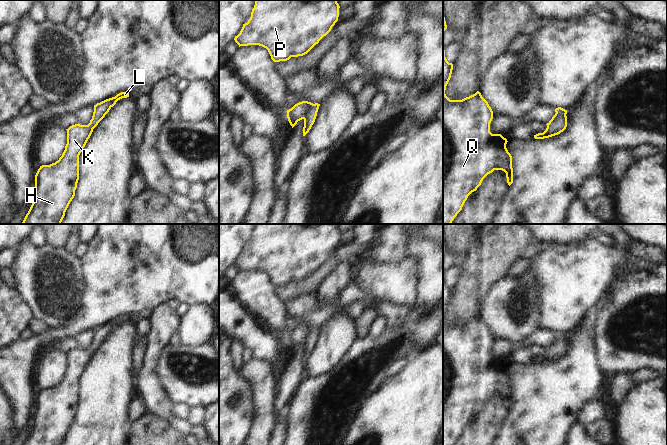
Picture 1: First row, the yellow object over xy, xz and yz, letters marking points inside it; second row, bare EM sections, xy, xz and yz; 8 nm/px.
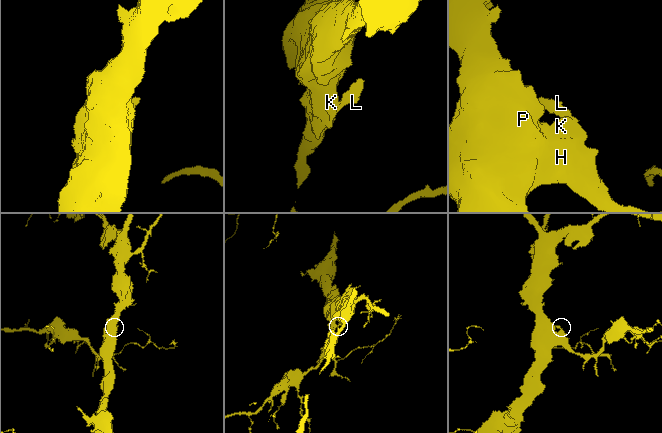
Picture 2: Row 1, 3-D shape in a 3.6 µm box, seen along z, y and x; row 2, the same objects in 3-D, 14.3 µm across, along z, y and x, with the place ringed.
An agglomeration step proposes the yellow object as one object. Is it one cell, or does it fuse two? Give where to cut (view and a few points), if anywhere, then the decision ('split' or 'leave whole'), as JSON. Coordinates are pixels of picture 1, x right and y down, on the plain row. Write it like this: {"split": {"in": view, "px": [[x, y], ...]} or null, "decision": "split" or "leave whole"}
{"split": null, "decision": "leave whole"}

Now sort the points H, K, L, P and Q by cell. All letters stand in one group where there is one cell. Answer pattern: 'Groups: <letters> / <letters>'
Groups: H K L P Q.

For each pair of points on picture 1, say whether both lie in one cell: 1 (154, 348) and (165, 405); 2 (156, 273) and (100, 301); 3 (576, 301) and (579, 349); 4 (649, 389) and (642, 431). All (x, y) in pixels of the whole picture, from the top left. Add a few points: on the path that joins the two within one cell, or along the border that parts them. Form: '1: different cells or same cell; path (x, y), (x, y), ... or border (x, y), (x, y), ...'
1: same cell; path (150, 362), (151, 391)
2: same cell; path (142, 273), (136, 273), (114, 290)
3: different cells; border (593, 307), (567, 334)
4: same cell; path (649, 399), (649, 421)

